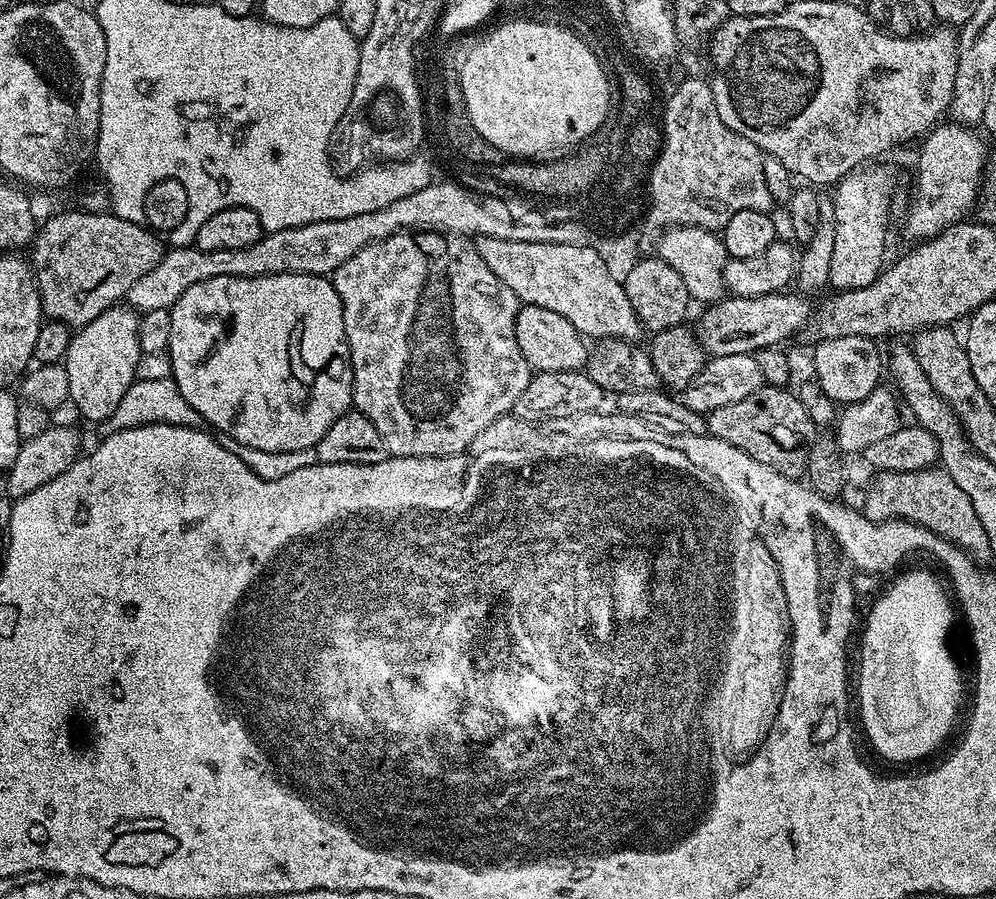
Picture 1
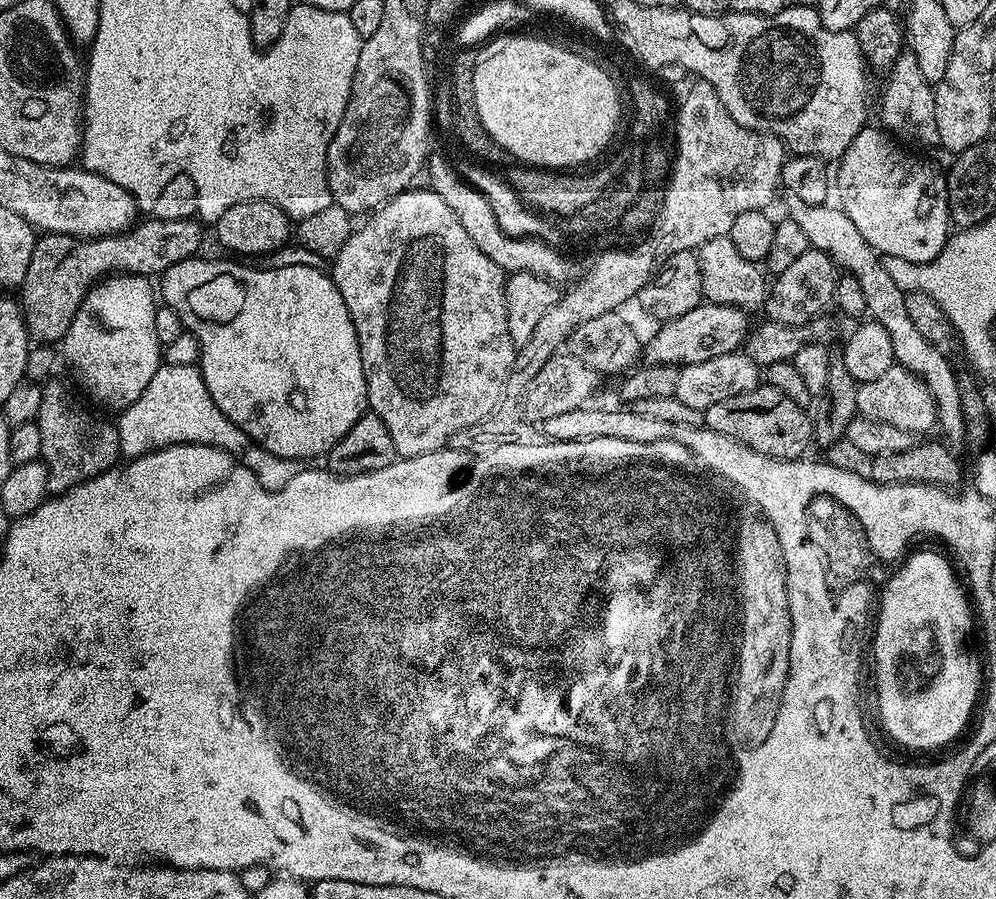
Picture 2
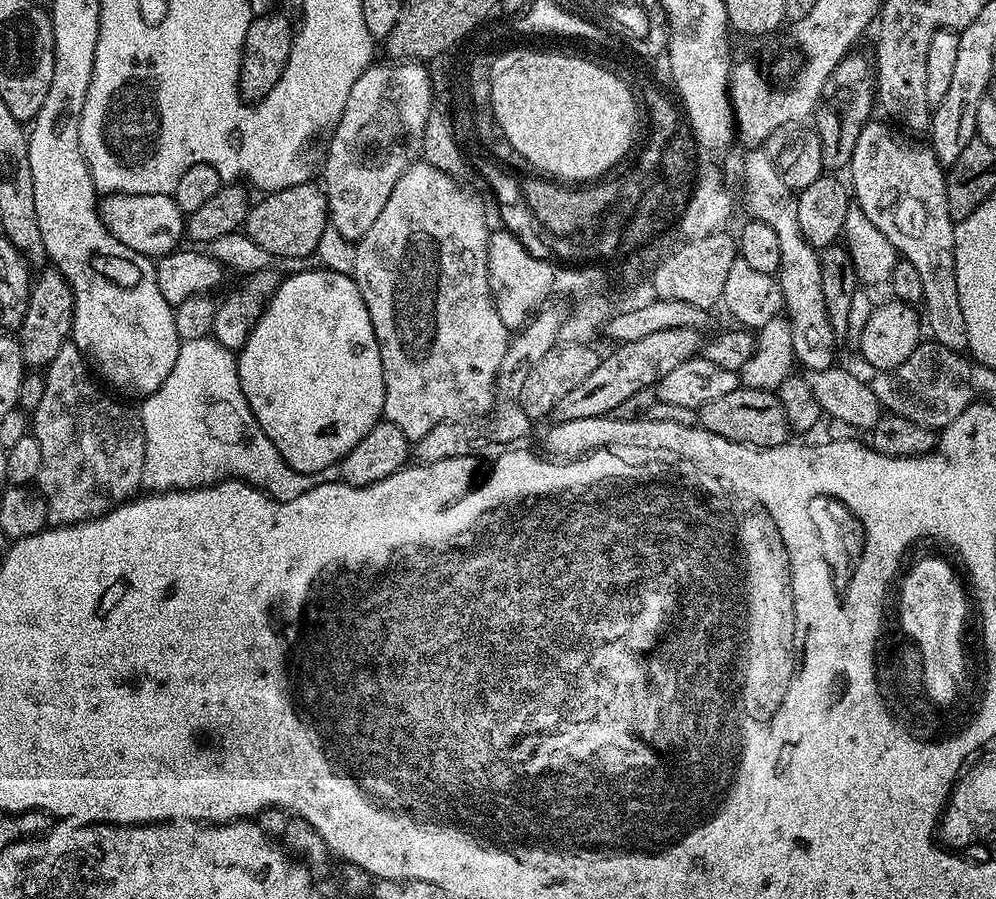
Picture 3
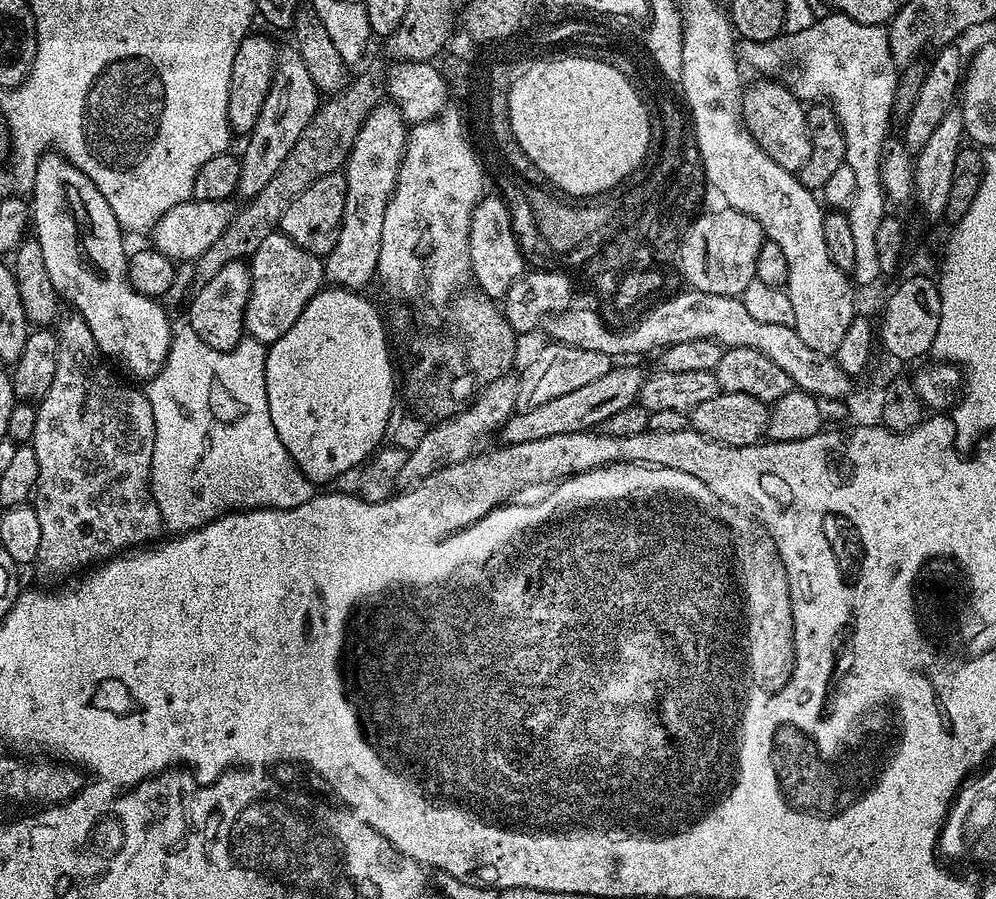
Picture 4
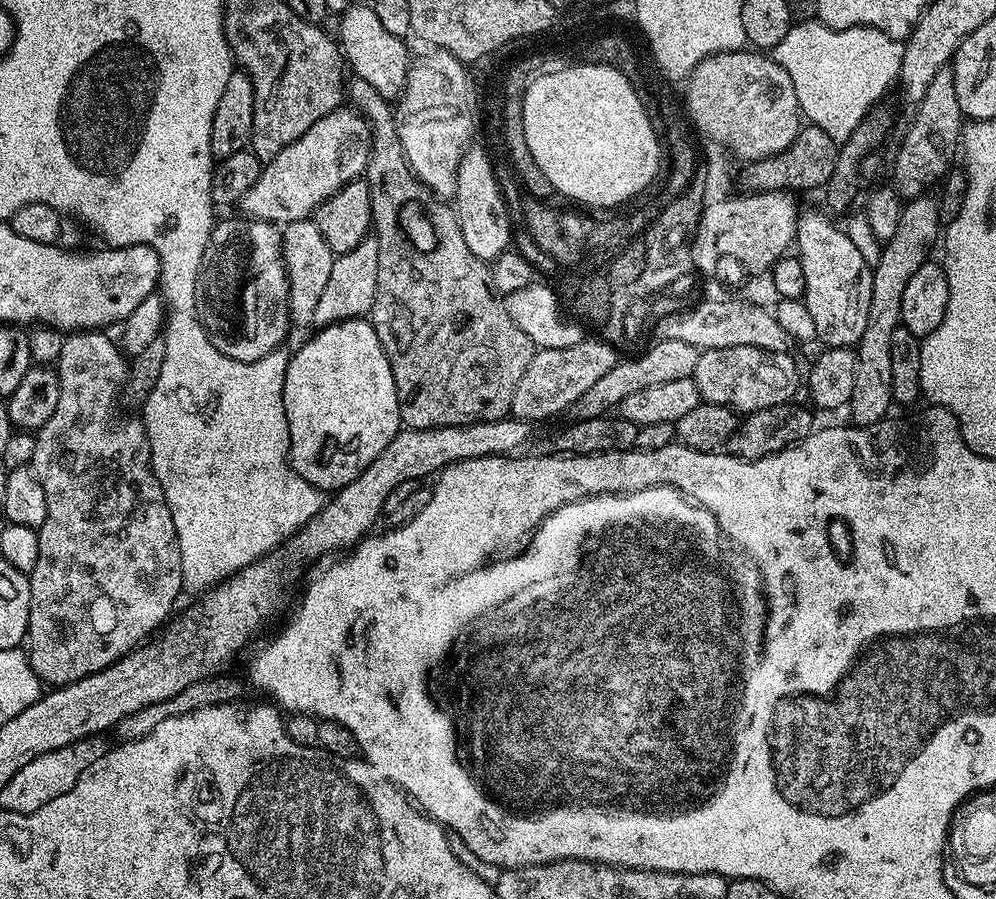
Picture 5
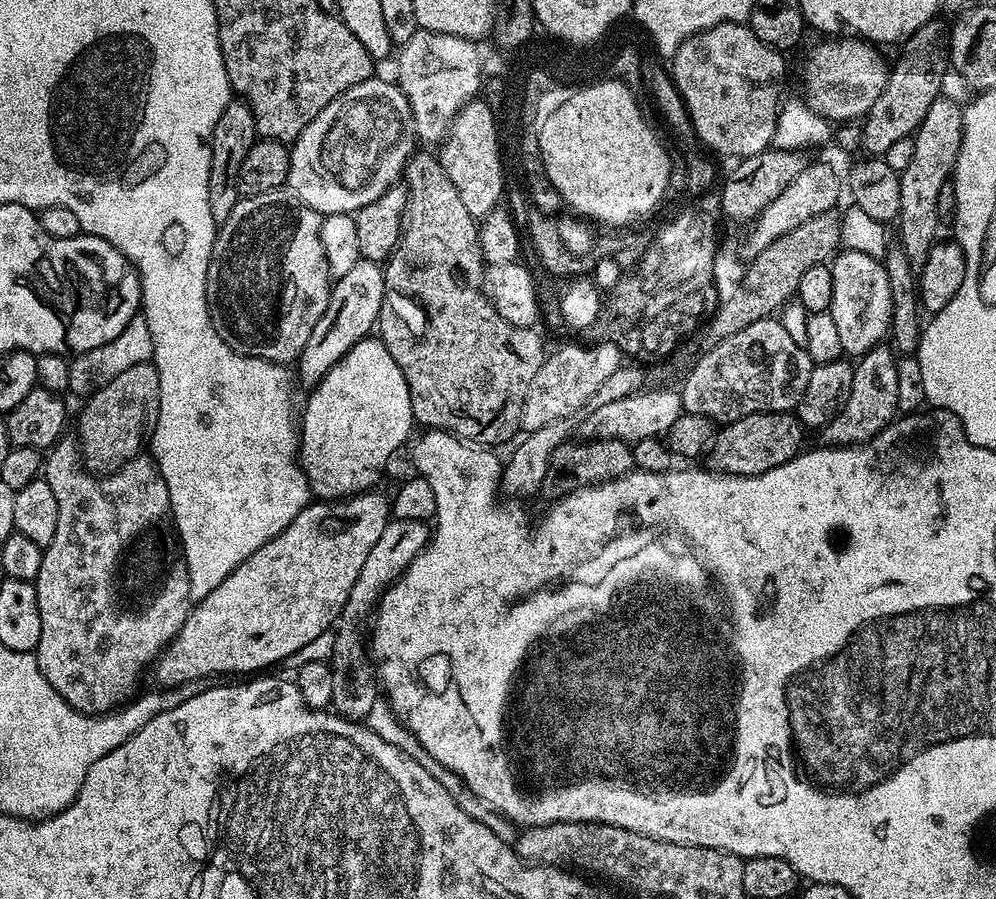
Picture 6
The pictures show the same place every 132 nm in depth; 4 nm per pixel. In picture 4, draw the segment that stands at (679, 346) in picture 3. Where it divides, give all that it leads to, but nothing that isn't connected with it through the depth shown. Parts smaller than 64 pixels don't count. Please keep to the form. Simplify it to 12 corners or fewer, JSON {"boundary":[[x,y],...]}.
{"boundary":[[645,369],[604,377],[513,412],[504,444],[599,429],[639,401]]}

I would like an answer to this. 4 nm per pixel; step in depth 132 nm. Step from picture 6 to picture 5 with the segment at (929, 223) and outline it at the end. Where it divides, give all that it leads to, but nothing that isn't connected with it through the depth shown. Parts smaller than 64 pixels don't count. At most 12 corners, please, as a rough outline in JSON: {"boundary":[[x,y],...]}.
{"boundary":[[951,67],[938,70],[900,140],[905,201],[939,185],[962,140]]}

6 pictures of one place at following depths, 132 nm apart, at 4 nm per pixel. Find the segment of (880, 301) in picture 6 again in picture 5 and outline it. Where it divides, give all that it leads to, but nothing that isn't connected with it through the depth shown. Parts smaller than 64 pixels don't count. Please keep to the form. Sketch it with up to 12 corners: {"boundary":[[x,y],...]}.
{"boundary":[[823,211],[794,241],[816,340],[859,344],[872,268]]}

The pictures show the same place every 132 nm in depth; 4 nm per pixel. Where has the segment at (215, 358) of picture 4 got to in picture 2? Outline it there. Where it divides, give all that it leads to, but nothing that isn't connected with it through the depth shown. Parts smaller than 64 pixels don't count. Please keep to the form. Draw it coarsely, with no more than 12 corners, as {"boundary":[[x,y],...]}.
{"boundary":[[161,363],[115,421],[125,457],[230,453],[268,492],[304,470],[234,426],[196,364]]}

